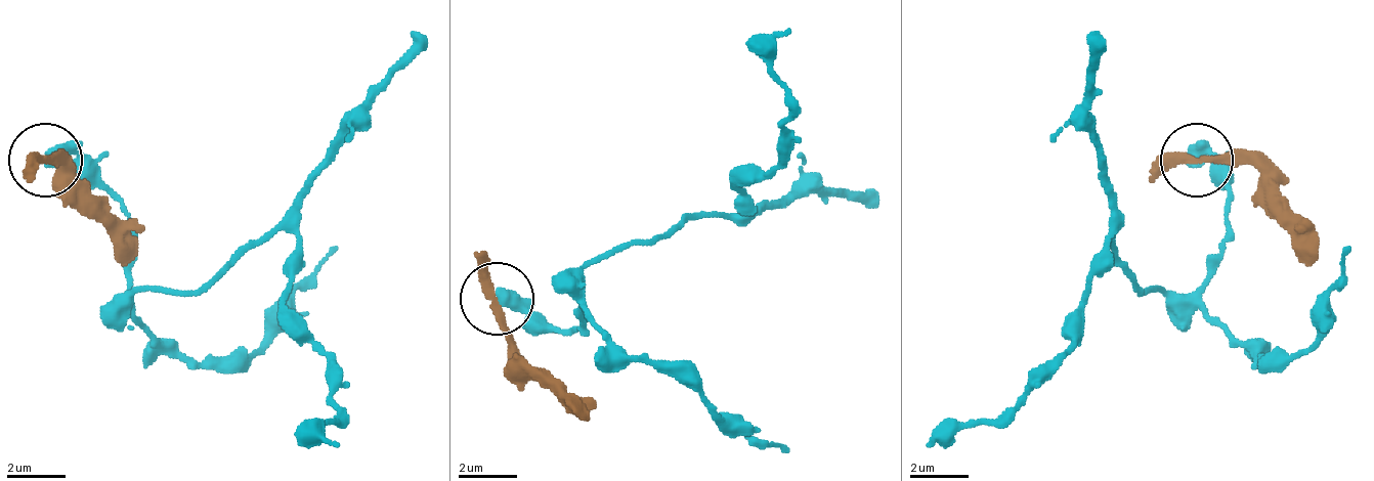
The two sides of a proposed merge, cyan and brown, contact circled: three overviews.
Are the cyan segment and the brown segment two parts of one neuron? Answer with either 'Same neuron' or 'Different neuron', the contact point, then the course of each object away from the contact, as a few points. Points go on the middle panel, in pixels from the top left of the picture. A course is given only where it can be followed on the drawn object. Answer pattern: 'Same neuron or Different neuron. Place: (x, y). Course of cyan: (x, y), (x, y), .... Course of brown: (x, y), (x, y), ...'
Different neuron. Place: (497, 299). Course of cyan: (495, 297), (583, 325), (583, 290), (627, 246), (743, 216), (736, 187), (780, 158), (787, 27). Course of brown: (495, 297), (510, 348), (583, 413)

